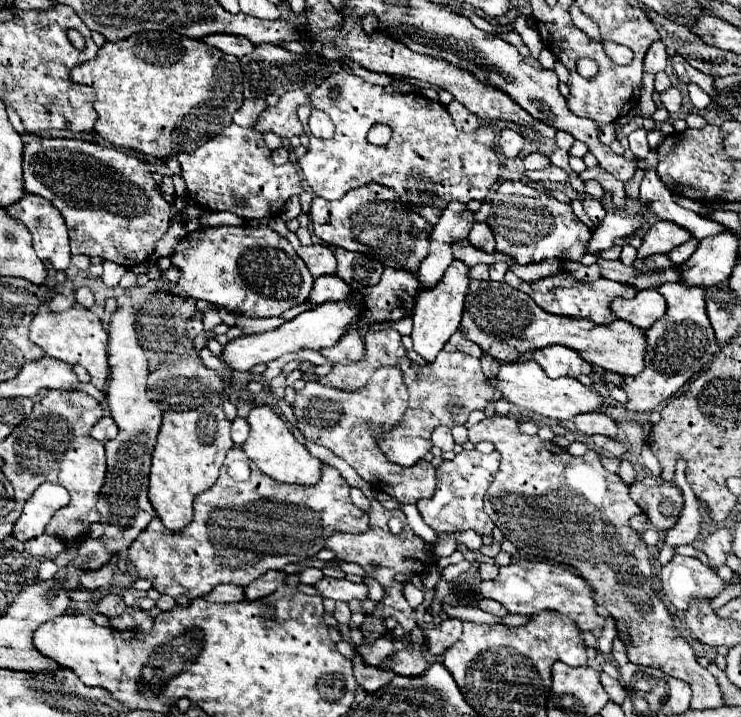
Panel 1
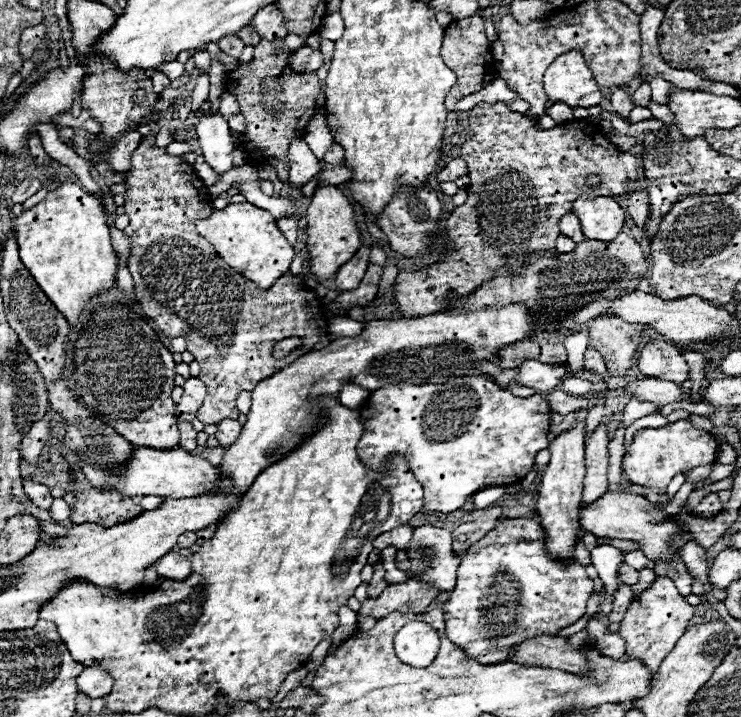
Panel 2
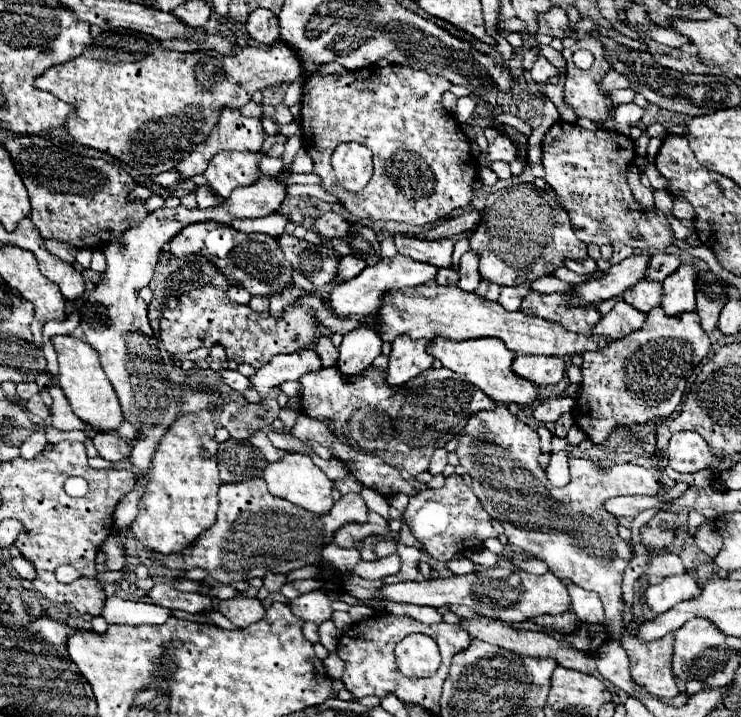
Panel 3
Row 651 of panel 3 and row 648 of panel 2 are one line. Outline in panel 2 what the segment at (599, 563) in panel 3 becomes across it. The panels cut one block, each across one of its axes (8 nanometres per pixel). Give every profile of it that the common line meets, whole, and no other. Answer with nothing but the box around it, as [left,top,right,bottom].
[618,576,694,672]

